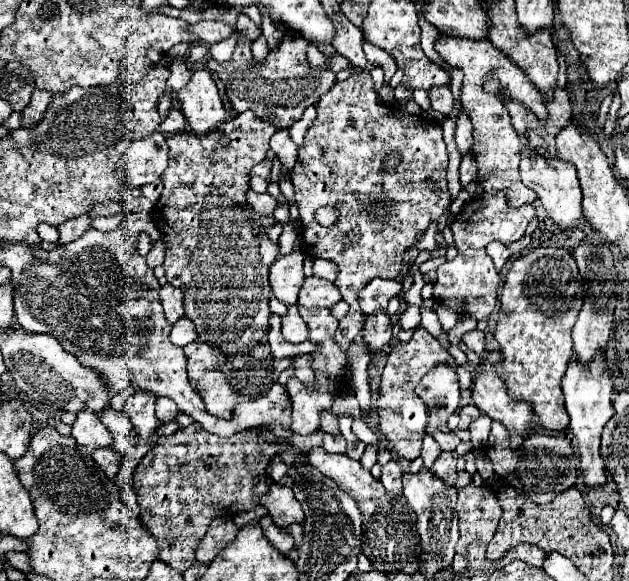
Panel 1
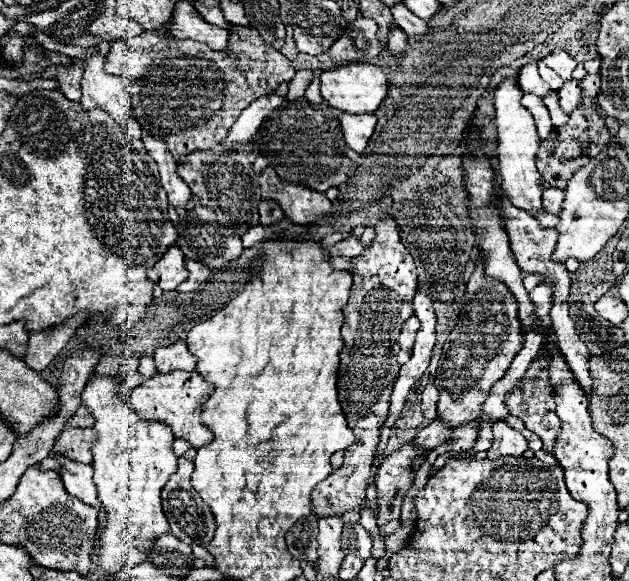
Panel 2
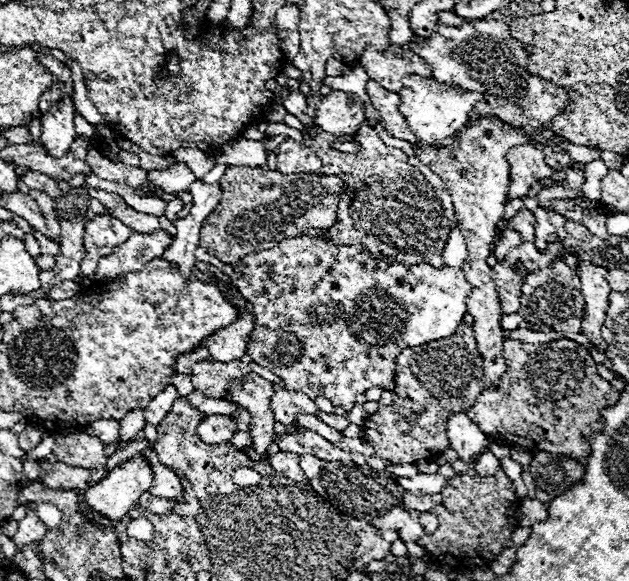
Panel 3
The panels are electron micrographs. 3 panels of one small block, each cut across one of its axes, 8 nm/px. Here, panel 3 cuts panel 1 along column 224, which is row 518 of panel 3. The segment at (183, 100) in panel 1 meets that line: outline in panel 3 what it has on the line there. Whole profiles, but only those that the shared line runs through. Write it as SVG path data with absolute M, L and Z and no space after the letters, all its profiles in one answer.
M136 456L136 458L130 458L126 462L122 462L120 466L112 468L98 484L90 486L86 492L84 492L84 500L86 504L94 510L94 512L100 512L102 516L110 518L110 520L120 520L122 516L126 516L132 508L136 508L134 504L138 502L140 494L150 490L152 488L152 482L154 482L154 474L152 474L152 466L148 464L148 460L144 456Z

